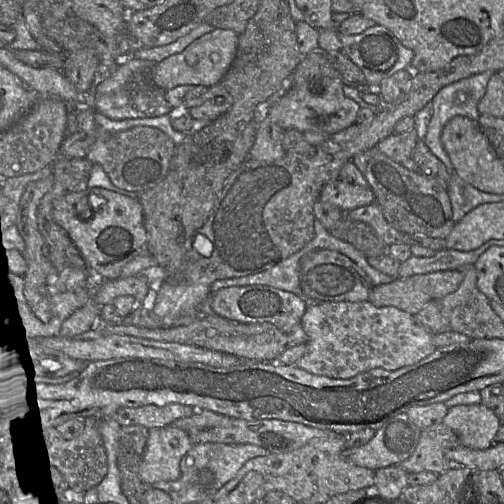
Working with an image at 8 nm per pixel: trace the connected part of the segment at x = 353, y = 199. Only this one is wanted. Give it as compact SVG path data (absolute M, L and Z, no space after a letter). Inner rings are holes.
M338 178L323 187L319 200L347 213L355 208L372 204L375 202L375 195L370 187L353 185Z

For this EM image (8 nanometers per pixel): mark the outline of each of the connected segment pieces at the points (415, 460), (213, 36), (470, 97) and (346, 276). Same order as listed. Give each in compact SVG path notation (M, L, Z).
M443 422L422 430L418 445L412 455L399 466L408 473L429 471L442 474L451 465L445 454L461 445L456 433Z
M217 29L188 45L181 53L155 63L152 80L156 86L169 90L181 85L214 86L222 81L232 65L238 47L239 34L230 29Z
M487 70L482 73L474 74L470 77L458 80L440 89L432 99L432 117L428 124L428 129L423 142L429 147L431 152L446 166L450 173L454 173L453 164L443 148L441 143L441 133L447 122L454 116L466 116L477 121L480 113L478 103L485 95L489 79L494 74L494 71Z
M327 249L313 251L301 260L299 282L303 294L316 301L367 301L374 287L370 277L354 261L339 252Z

